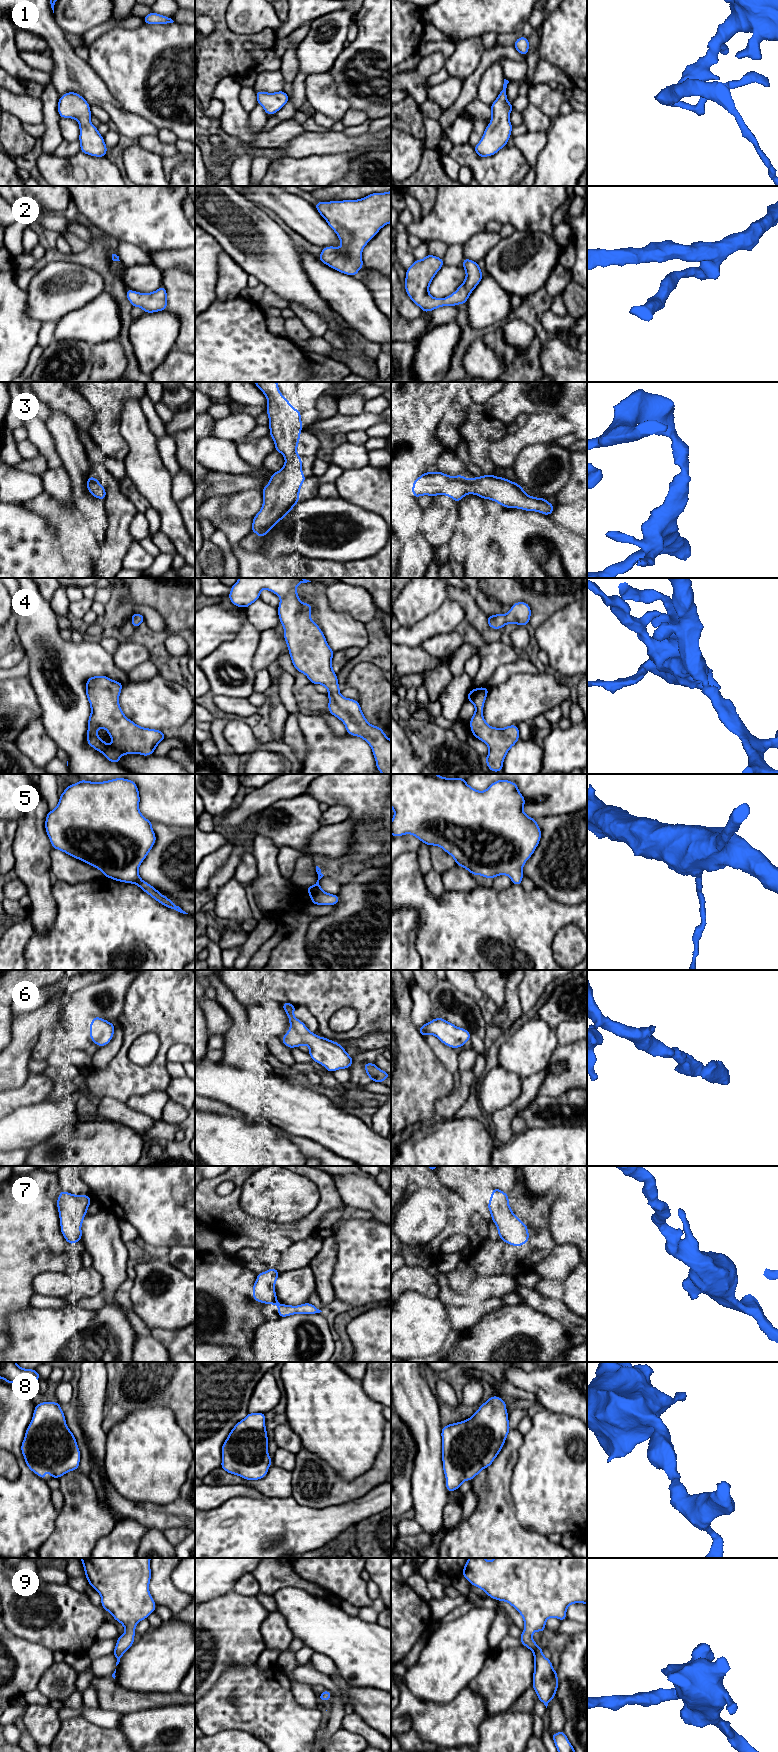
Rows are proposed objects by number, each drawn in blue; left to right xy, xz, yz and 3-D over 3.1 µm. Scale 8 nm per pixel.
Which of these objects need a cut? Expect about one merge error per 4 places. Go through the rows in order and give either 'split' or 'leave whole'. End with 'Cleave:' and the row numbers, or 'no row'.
1: leave whole
2: leave whole
3: leave whole
4: leave whole
5: leave whole
6: leave whole
7: leave whole
8: leave whole
9: leave whole
Cleave: no row

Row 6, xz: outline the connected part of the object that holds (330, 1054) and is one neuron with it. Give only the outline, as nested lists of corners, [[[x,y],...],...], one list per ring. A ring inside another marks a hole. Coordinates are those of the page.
[[[285,1002],[282,1003],[282,1007],[290,1022],[290,1029],[281,1040],[284,1045],[290,1049],[307,1045],[308,1054],[312,1060],[323,1065],[328,1072],[346,1069],[353,1064],[354,1059],[349,1056],[341,1044],[317,1036],[302,1021],[294,1017],[294,1010],[297,1006]]]

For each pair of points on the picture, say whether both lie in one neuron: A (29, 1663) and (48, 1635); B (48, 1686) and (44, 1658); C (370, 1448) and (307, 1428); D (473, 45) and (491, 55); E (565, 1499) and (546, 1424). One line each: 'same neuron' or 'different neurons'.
A: different neurons
B: different neurons
C: same neuron
D: different neurons
E: same neuron

